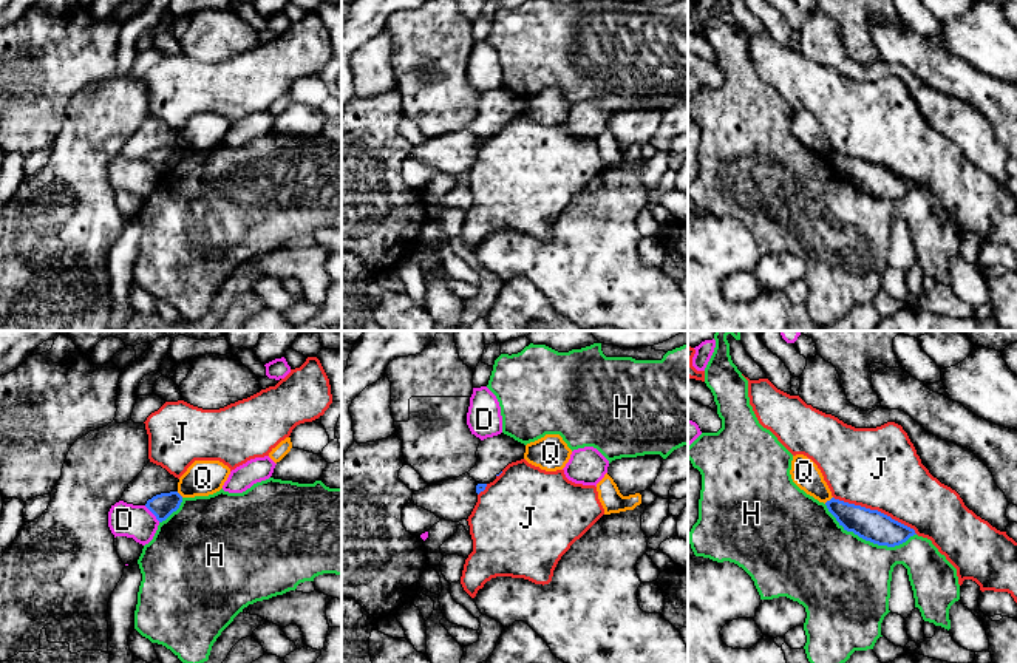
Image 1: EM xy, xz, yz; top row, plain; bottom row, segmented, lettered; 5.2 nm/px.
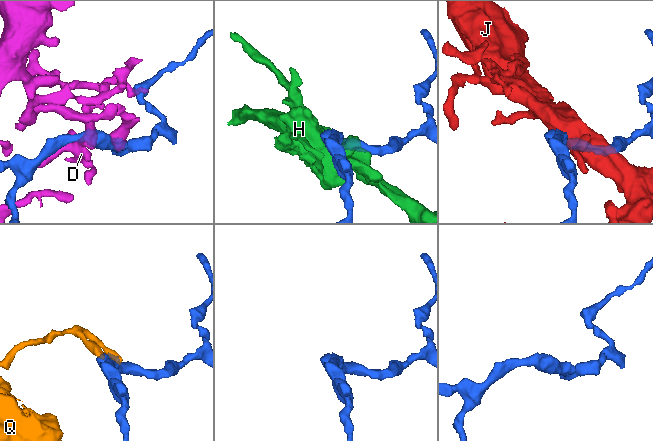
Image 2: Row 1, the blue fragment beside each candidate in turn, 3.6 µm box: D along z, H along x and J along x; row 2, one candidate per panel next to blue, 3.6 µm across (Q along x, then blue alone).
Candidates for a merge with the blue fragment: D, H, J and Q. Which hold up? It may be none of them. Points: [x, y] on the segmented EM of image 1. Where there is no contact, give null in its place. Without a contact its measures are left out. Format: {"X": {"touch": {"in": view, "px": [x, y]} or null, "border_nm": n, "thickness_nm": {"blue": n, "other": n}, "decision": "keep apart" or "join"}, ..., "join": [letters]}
{"D": {"touch": {"in": "xy", "px": [152, 512]}, "border_nm": 120, "thickness_nm": {"blue": 120, "other": 180}, "decision": "keep apart"}, "H": {"touch": {"in": "yz", "px": [869, 540]}, "border_nm": 500, "thickness_nm": {"blue": 160, "other": 480}, "decision": "keep apart"}, "J": {"touch": {"in": "yz", "px": [875, 510]}, "border_nm": 480, "thickness_nm": {"blue": 160, "other": 420}, "decision": "keep apart"}, "Q": {"touch": {"in": "yz", "px": [827, 501]}, "border_nm": 60, "thickness_nm": {"blue": 160, "other": 150}, "decision": "keep apart"}, "join": []}

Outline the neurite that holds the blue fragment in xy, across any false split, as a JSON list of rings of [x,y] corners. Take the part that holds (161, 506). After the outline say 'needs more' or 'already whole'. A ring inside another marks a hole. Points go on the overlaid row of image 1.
[[[170,491],[153,496],[145,507],[162,522],[179,508],[181,502],[182,496],[178,491]]]; already whole

